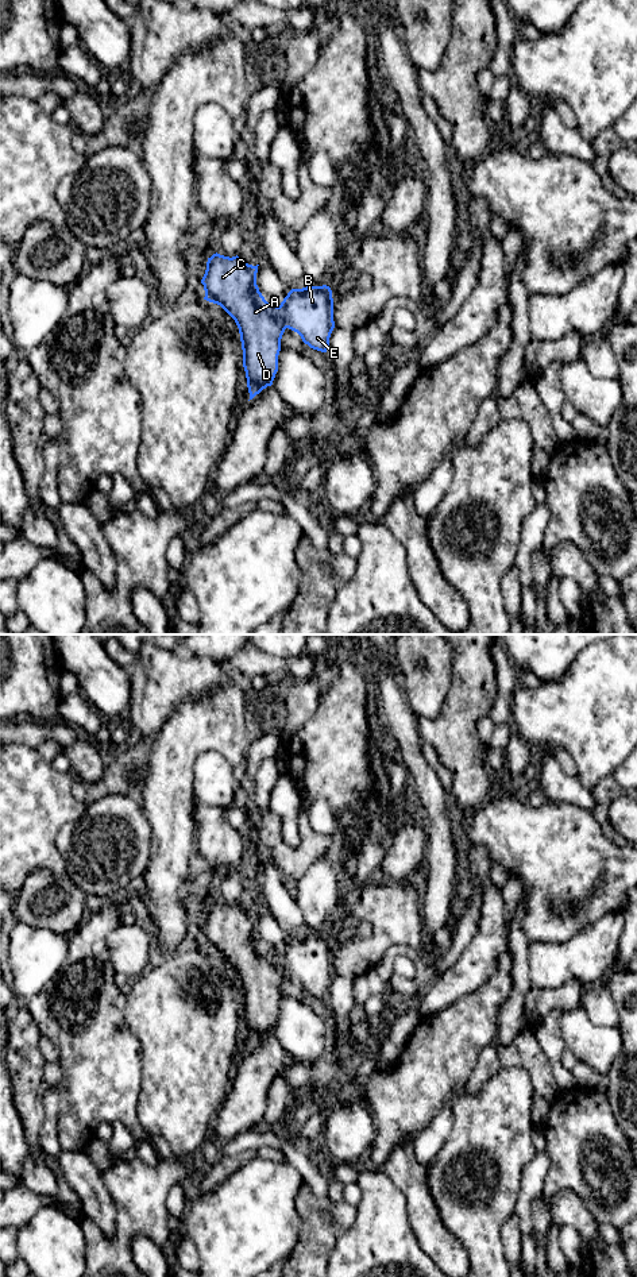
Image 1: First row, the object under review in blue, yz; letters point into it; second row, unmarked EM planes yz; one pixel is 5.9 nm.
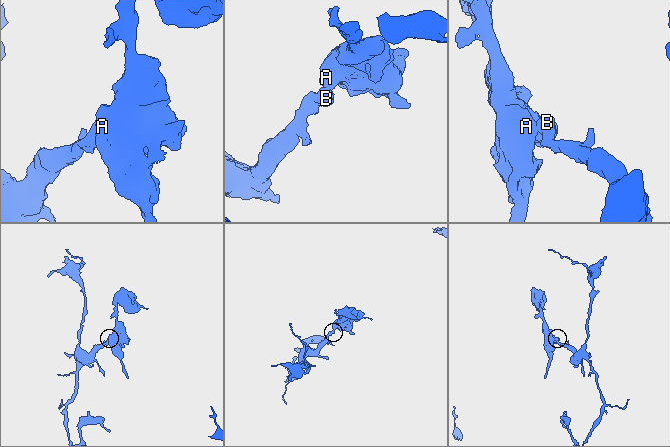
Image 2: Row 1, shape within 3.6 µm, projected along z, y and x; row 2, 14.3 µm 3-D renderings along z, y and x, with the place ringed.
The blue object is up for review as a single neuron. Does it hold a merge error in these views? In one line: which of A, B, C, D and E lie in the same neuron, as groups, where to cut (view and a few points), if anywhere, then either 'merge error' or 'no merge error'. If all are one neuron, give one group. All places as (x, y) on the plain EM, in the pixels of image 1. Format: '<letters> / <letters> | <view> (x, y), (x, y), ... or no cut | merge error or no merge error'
A C D / B E | yz (278, 955), (288, 975) | merge error

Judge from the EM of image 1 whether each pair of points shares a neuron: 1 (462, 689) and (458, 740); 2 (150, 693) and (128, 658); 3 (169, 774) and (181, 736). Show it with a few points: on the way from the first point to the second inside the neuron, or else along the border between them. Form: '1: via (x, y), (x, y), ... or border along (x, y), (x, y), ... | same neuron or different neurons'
1: via (462, 701), (458, 728) | same neuron
2: border along (135, 658), (130, 670) | different neurons
3: via (170, 764), (177, 745) | same neuron

